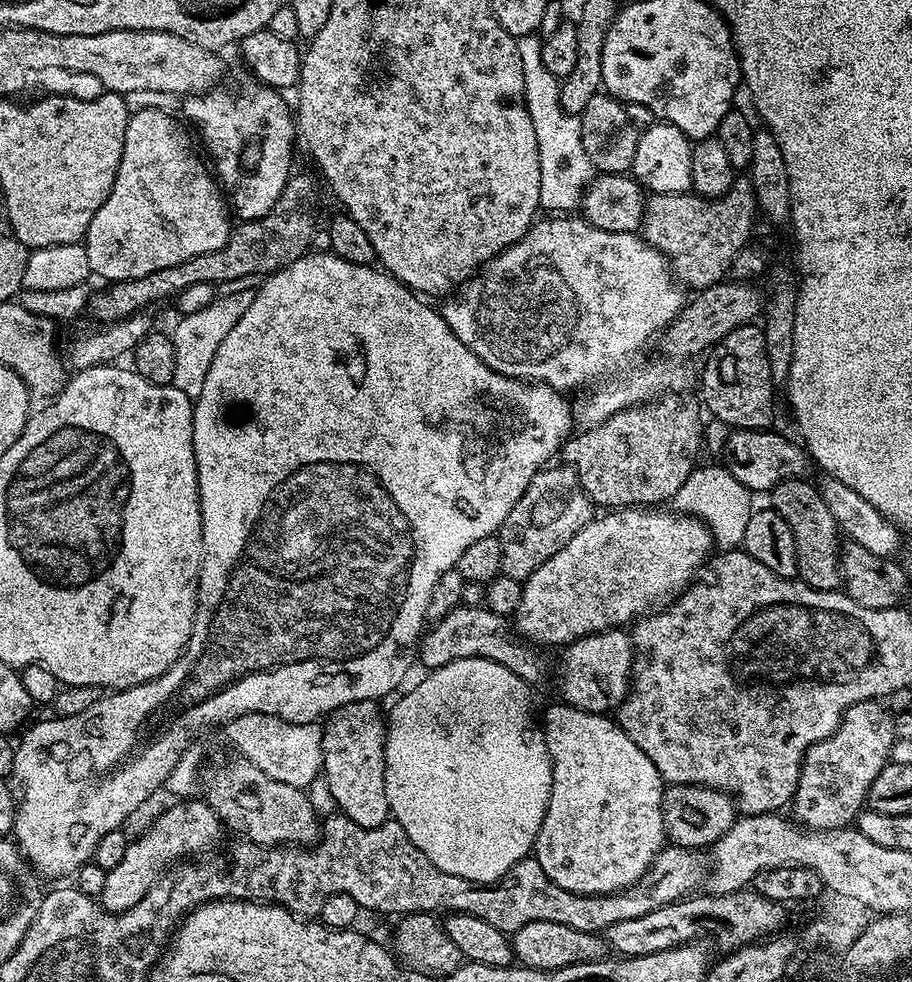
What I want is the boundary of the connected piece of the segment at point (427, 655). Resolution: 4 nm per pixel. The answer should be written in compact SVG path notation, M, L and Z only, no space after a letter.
M461 606L450 610L450 614L435 621L421 635L418 660L419 663L424 663L425 669L428 670L466 658L493 660L518 674L518 678L522 678L529 686L536 686L544 680L544 660L535 650L537 651L527 639L517 635L513 625L505 617L494 614L486 606Z

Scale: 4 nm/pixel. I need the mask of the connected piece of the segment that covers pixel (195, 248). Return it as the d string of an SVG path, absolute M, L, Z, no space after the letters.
M138 110L129 115L122 162L114 186L98 214L94 214L83 241L93 277L101 276L104 282L146 278L146 274L154 274L165 266L178 266L178 262L186 262L186 258L210 254L210 250L218 250L228 240L230 223L225 193L214 179L209 165L205 161L204 165L196 157L184 133L185 125L180 125L176 118L162 110Z

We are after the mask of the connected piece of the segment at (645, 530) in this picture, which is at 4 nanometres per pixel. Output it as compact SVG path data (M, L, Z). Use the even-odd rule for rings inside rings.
M637 506L635 508L608 510L600 514L604 516L597 515L586 526L582 526L582 530L578 530L578 534L574 534L574 538L570 538L570 542L566 542L566 546L562 546L562 550L558 550L558 554L554 554L554 558L542 562L542 566L538 566L538 570L534 570L534 574L530 574L530 578L523 581L522 598L518 602L518 610L514 617L515 631L521 637L527 638L537 645L560 644L559 646L567 646L576 640L581 640L583 636L589 636L595 632L606 632L609 628L623 629L625 626L631 625L637 618L653 610L659 610L666 604L671 604L689 584L697 579L698 573L705 567L709 557L713 555L714 541L712 531L702 521L695 520L693 516L681 514L675 510L663 512L664 510L660 506Z

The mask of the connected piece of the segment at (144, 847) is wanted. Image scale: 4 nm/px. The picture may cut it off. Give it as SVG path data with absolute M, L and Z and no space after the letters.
M196 798L172 802L176 804L170 805L137 840L136 837L129 839L125 856L119 860L118 866L114 866L114 870L106 872L106 886L102 886L102 894L98 898L98 904L108 911L105 913L119 914L138 906L138 902L146 898L148 891L177 862L185 858L200 858L211 853L208 851L219 842L220 832L222 833L220 819L215 810L203 799L192 799Z

